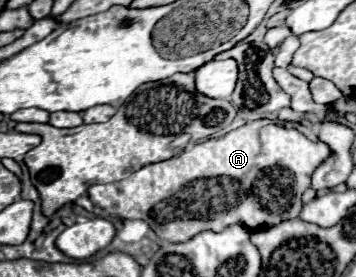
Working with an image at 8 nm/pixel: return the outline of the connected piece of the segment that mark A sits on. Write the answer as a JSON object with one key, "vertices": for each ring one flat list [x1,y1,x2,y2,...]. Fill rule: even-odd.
{"vertices":[[254,120,228,132,222,138,210,138,198,142,190,150,180,152,162,162,142,166,128,178,112,184,94,184,88,188,92,204,104,208,108,214,128,220,144,220,158,238,168,242,186,242,202,230,222,230,230,224,242,224,250,230,274,226,284,220,298,218,302,210,302,192,310,188,312,172,330,156,330,148,324,142,312,142,298,130,288,130,270,120]]}

